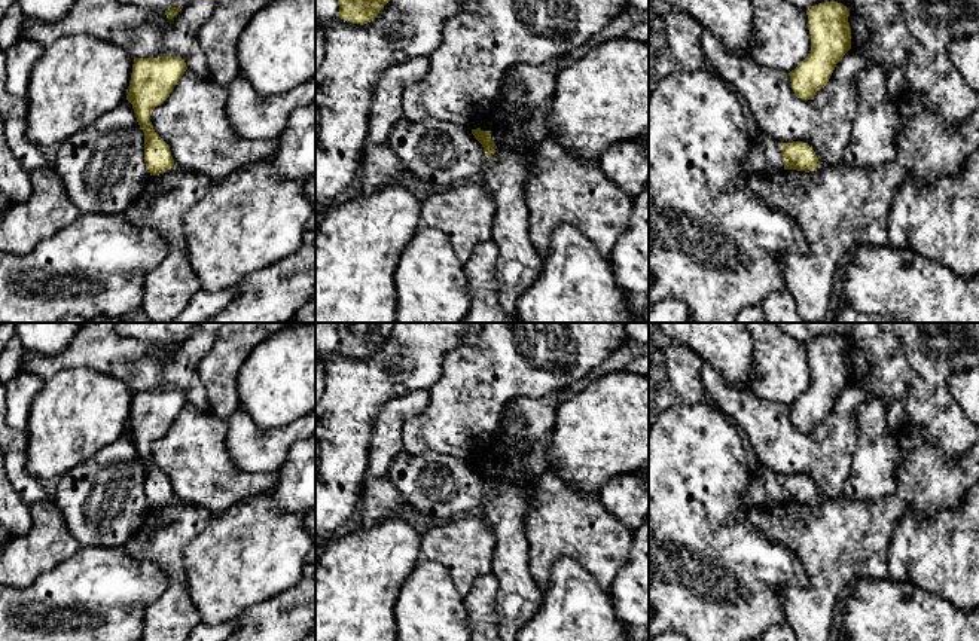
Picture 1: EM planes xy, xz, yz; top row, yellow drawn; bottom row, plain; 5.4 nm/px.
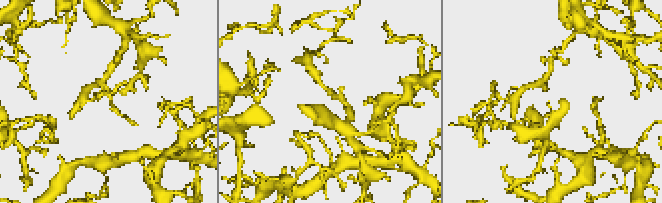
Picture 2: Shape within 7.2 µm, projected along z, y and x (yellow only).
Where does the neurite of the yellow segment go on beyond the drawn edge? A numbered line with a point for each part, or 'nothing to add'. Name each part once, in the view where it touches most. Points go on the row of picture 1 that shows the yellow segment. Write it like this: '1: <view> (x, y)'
nothing to add

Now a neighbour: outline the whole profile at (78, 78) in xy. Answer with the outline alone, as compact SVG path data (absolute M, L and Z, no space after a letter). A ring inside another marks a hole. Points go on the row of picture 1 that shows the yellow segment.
M88 34L58 37L37 58L28 83L27 137L40 149L61 144L121 104L134 59Z

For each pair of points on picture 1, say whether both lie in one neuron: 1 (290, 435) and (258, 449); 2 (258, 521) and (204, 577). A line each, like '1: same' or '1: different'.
1: same
2: same

